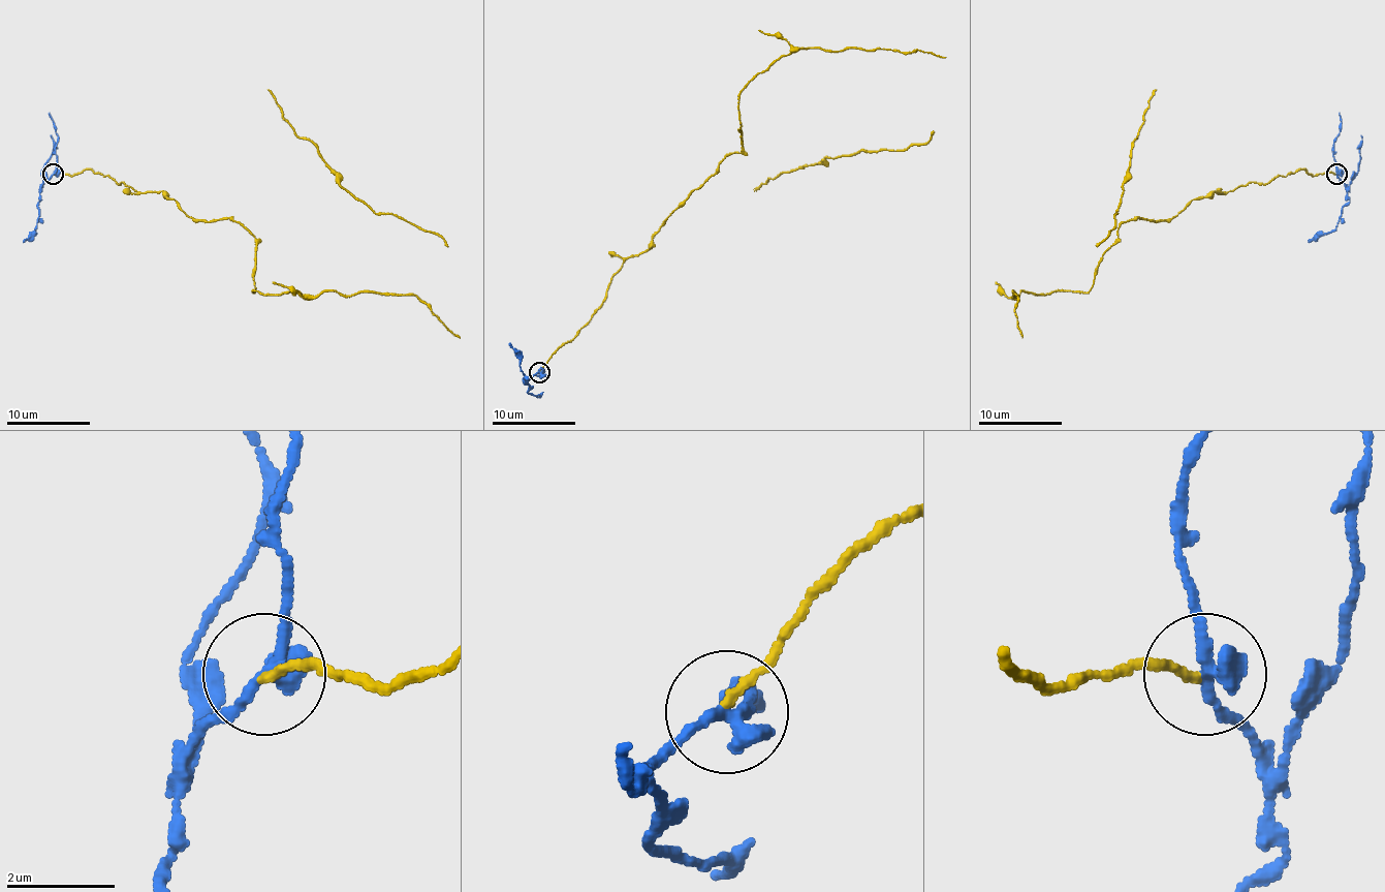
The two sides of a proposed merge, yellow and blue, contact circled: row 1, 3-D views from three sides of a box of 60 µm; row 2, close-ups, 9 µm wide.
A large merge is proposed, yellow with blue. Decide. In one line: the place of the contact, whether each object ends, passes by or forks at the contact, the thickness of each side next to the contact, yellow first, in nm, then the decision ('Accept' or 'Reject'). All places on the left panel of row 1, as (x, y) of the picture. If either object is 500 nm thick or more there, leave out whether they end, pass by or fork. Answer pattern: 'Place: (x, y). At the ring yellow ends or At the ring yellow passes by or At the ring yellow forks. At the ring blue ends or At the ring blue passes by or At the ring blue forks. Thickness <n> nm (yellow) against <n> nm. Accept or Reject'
Place: (53, 174). At the ring yellow ends. At the ring blue passes by. Thickness 150 nm (yellow) against 320 nm. Reject

